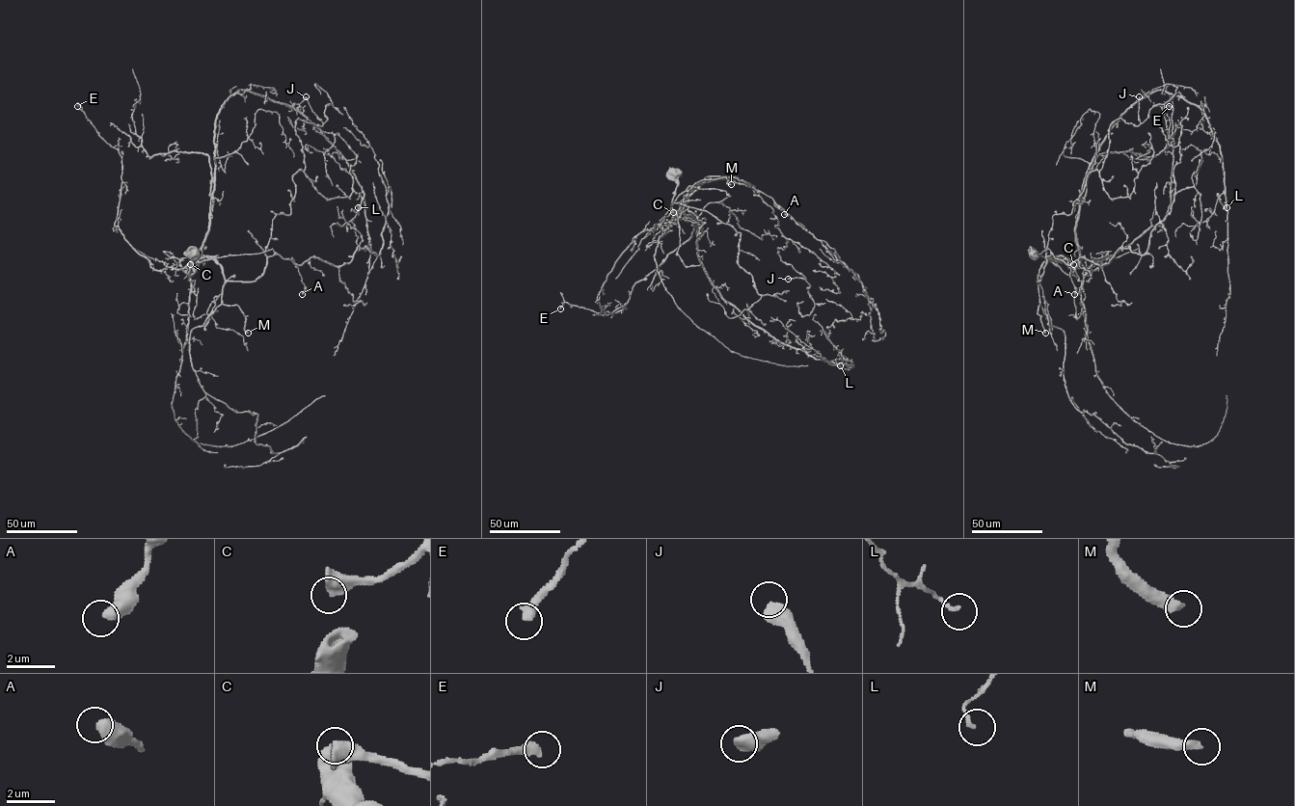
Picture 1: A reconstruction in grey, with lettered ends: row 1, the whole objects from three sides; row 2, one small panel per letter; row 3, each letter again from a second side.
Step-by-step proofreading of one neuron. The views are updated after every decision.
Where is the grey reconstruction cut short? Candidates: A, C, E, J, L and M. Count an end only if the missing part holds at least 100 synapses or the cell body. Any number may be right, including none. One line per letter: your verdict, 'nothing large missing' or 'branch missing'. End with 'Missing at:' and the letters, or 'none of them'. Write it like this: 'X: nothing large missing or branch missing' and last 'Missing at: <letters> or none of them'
A: nothing large missing
C: branch missing
E: nothing large missing
J: nothing large missing
L: nothing large missing
M: branch missing
Missing at: C, M

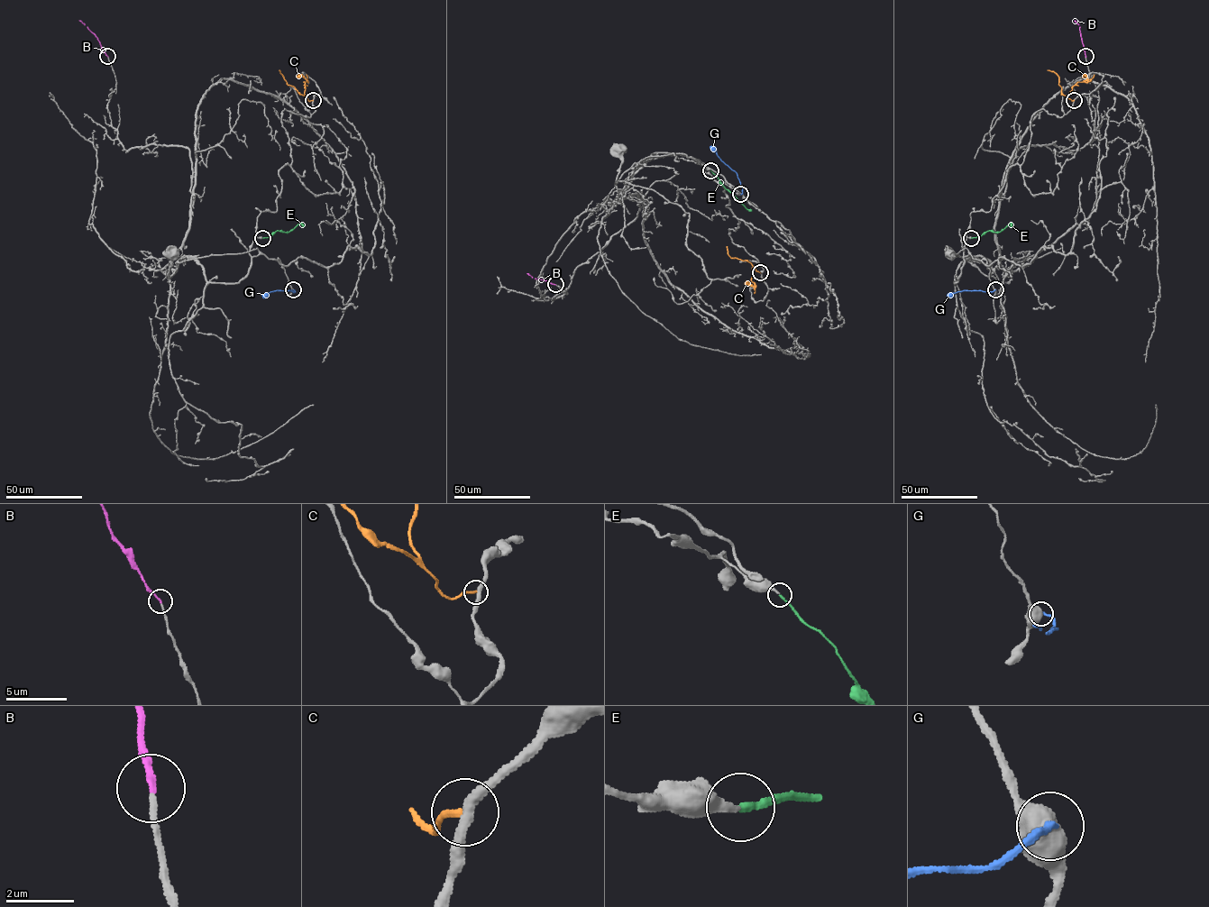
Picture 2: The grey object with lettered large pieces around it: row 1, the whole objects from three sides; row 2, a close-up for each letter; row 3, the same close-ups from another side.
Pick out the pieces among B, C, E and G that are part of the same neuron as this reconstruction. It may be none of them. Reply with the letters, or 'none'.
B, E

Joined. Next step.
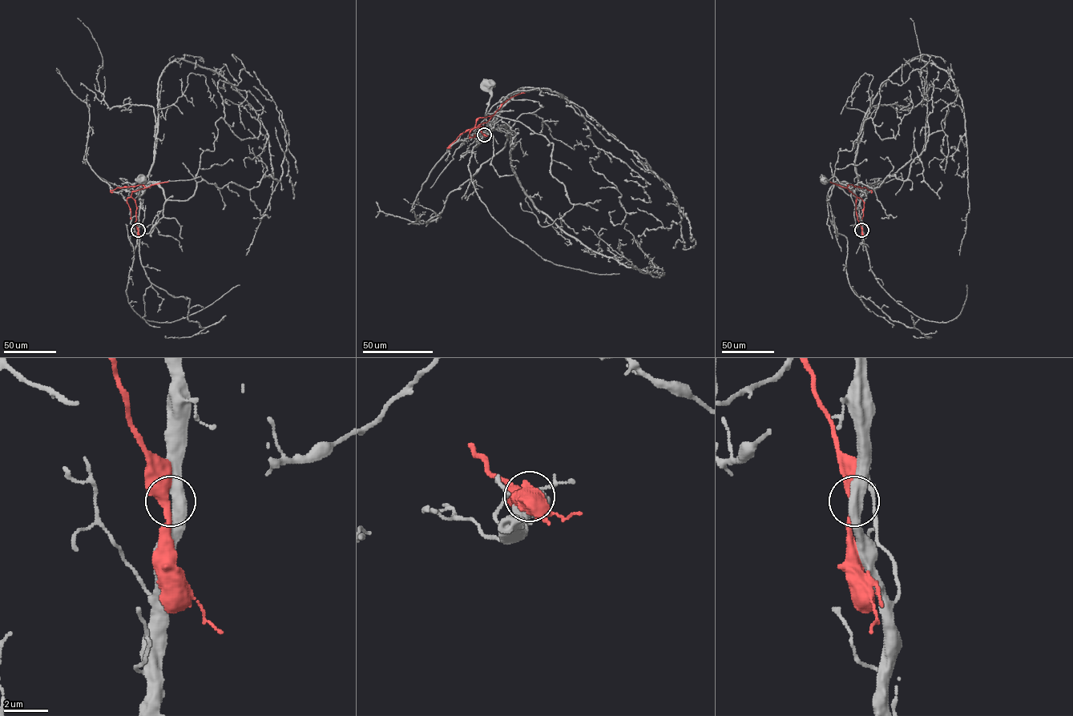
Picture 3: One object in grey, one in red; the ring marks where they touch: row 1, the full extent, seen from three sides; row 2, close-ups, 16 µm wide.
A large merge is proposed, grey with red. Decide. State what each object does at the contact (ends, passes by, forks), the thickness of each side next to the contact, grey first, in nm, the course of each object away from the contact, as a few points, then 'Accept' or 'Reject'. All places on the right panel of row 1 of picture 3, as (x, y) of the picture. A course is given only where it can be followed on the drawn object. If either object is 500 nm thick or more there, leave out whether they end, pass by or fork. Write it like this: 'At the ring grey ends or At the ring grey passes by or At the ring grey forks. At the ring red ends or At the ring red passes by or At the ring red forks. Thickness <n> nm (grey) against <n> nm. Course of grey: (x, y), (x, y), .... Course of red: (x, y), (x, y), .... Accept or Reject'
Thickness 500 nm (grey) against 400 nm. Course of grey: (862, 230), (858, 207), (861, 190), (857, 188), (849, 196), (832, 183), (824, 180). Course of red: (862, 230), (856, 212), (857, 196), (847, 187), (851, 184), (865, 187), (871, 192). Reject

